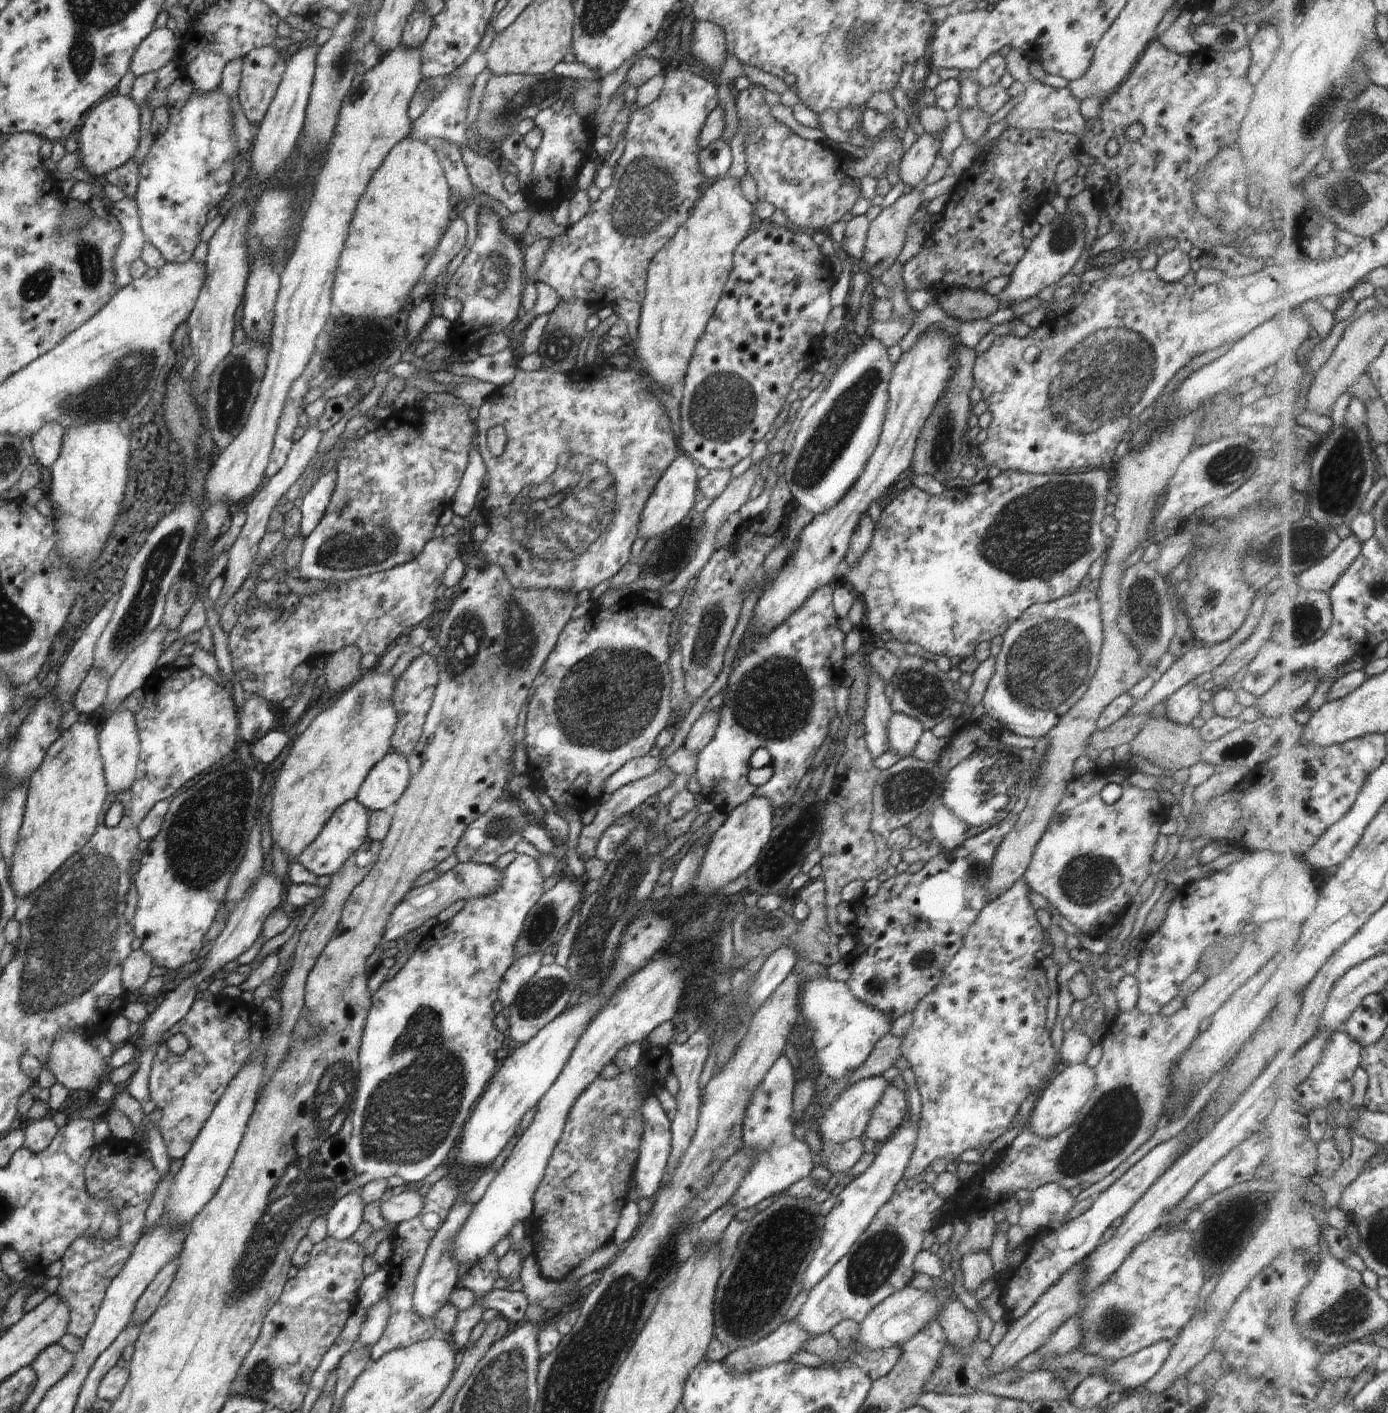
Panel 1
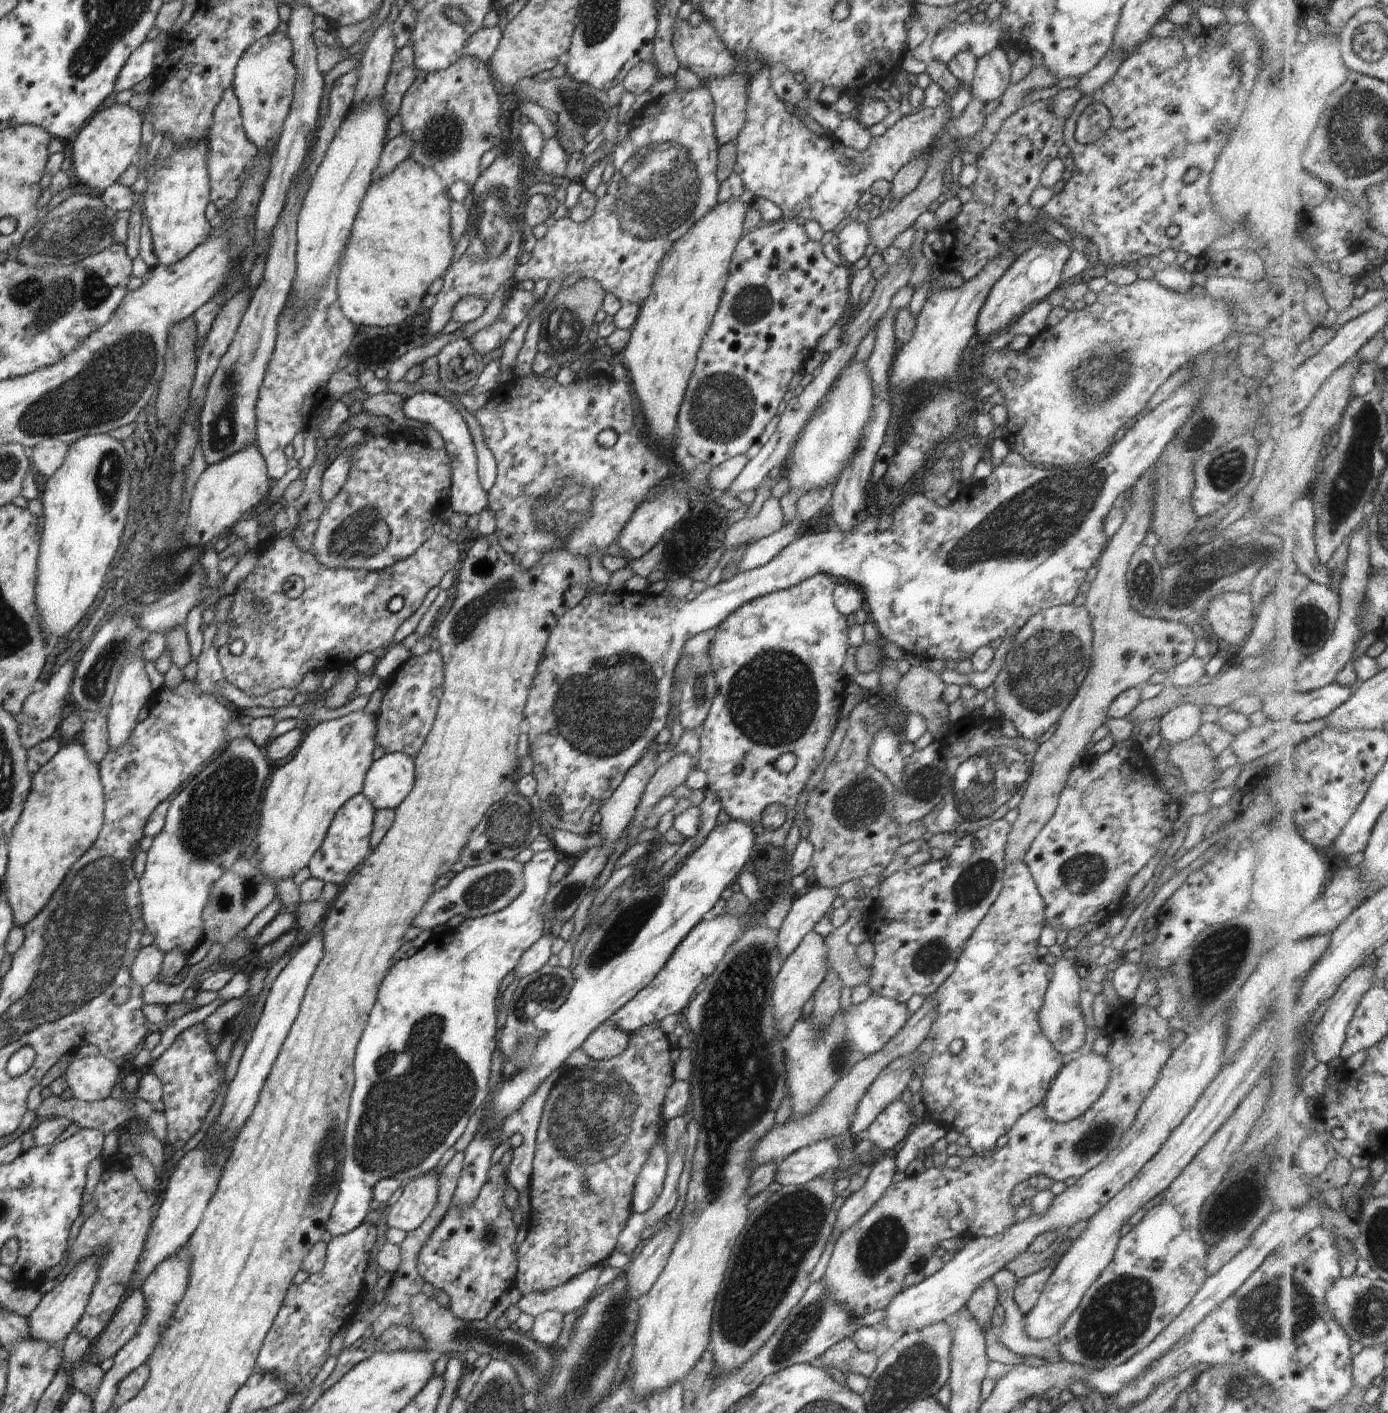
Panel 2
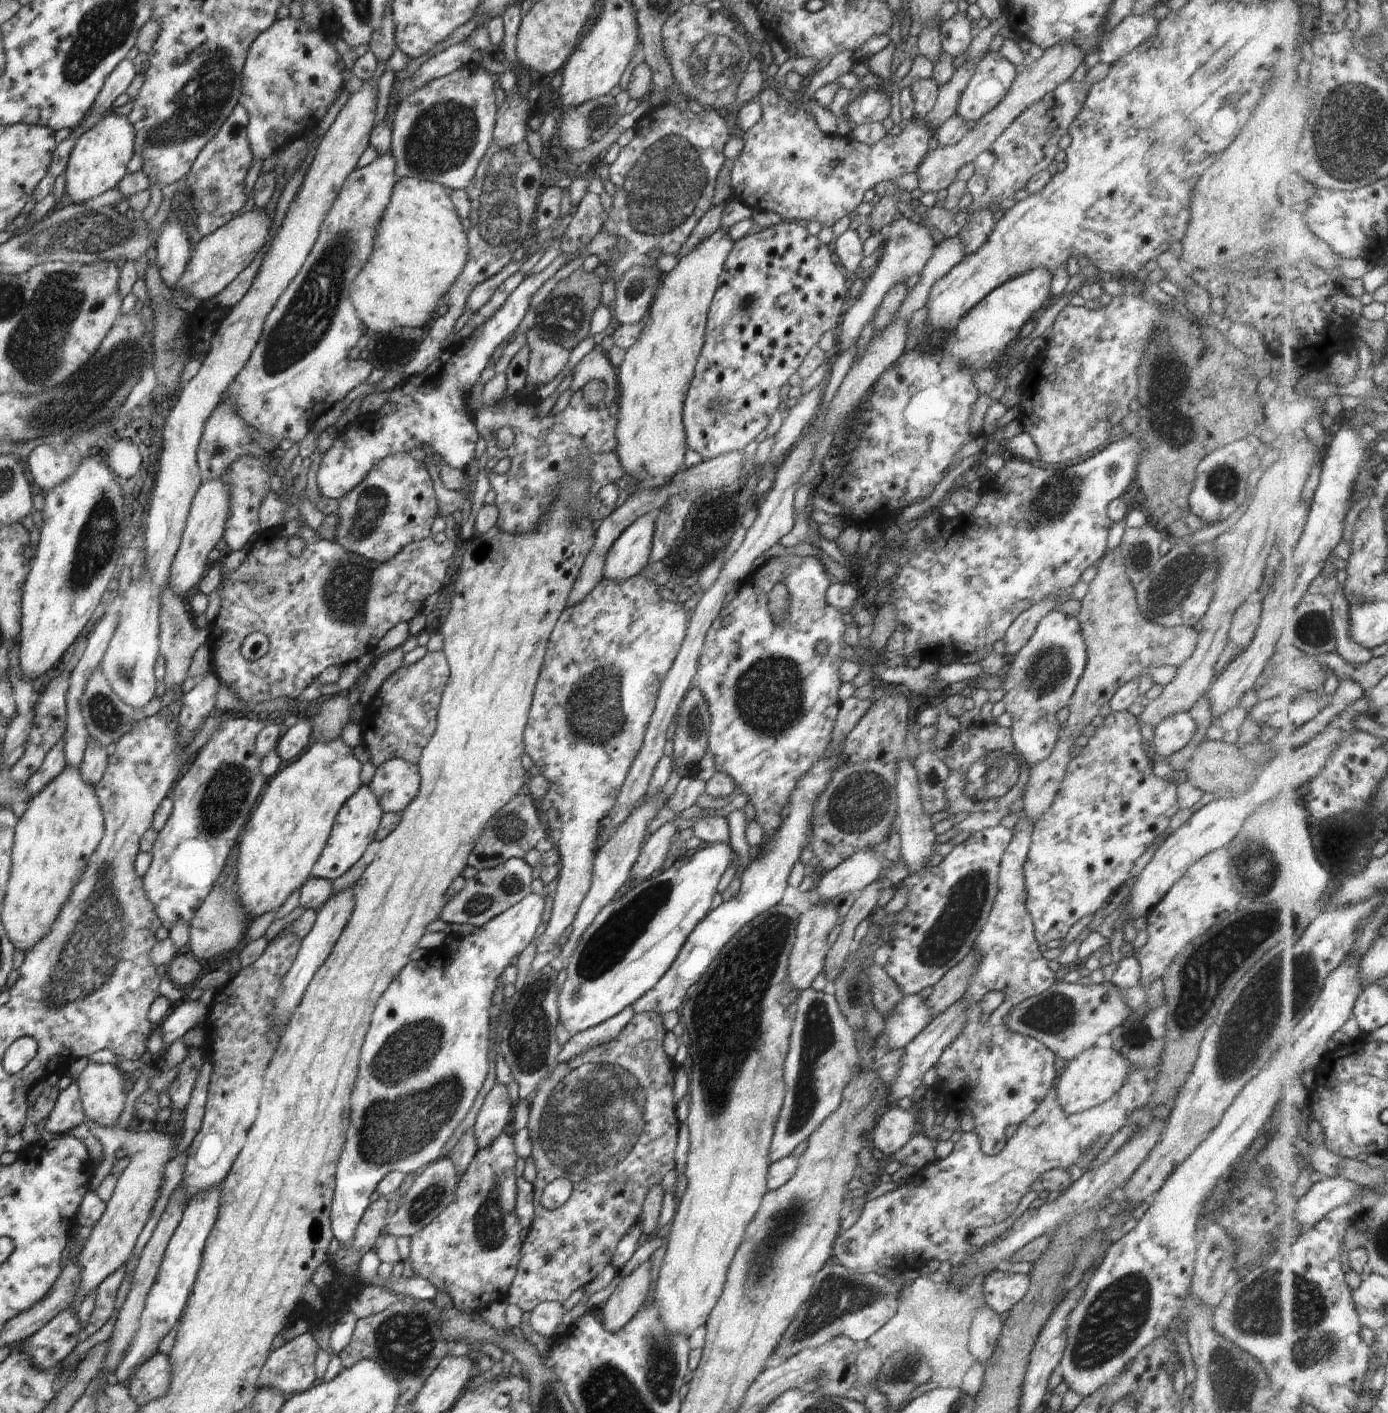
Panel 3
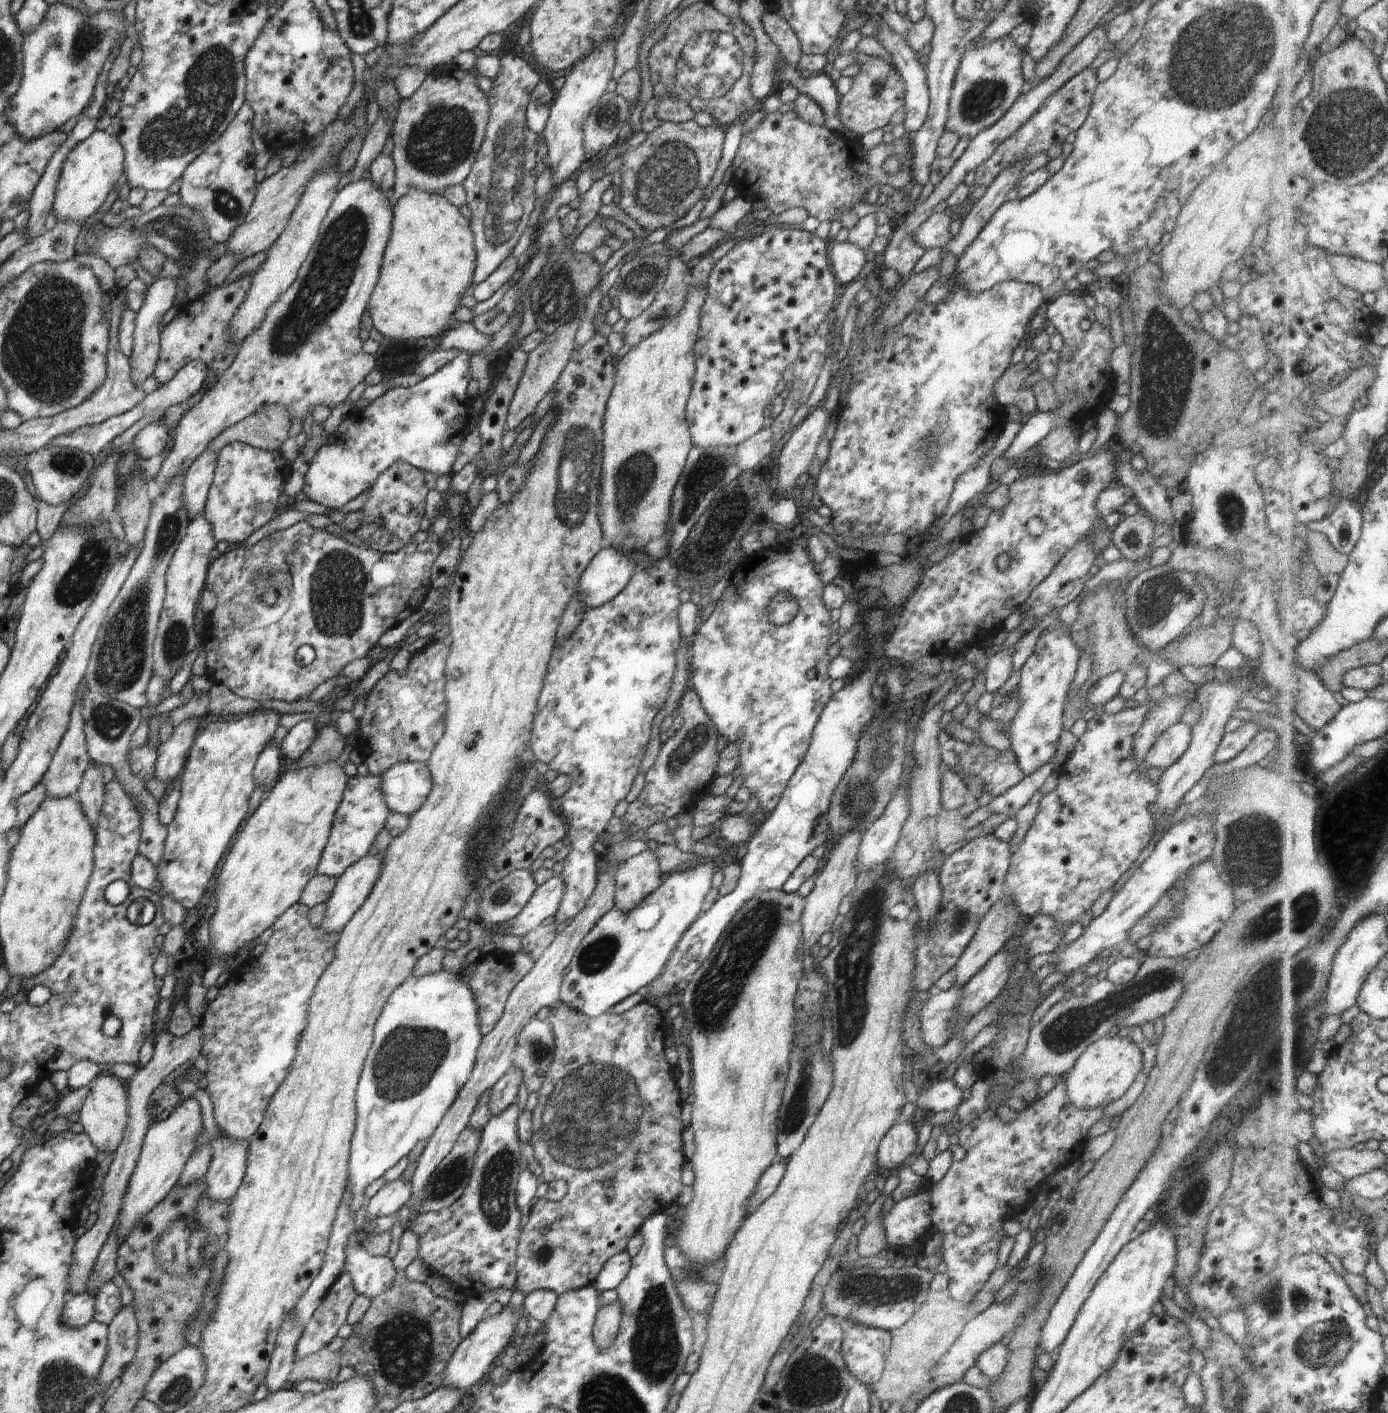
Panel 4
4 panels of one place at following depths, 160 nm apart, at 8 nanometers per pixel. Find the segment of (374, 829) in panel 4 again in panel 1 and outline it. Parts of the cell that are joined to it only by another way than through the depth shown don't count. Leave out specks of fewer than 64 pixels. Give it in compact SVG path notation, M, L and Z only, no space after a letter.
M356 799L349 800L339 806L328 819L316 840L312 842L300 856L297 862L302 864L314 876L330 876L340 870L344 862L355 854L358 848L369 838L369 810Z

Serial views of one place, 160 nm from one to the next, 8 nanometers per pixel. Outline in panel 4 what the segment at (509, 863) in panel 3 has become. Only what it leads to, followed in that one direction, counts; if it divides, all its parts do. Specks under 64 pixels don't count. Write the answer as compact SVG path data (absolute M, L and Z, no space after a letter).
M514 870L498 882L491 882L480 893L481 903L477 906L480 922L504 923L520 914L520 910L532 899L537 885L530 870Z

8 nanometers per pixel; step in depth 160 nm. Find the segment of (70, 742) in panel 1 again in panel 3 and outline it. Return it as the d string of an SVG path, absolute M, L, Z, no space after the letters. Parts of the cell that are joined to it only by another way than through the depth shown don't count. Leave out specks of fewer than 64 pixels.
M68 767L29 802L28 808L15 826L15 841L12 845L12 866L7 882L1 921L15 950L25 954L45 936L52 923L69 899L76 883L81 879L89 858L102 840L104 830L103 812L95 793L81 777L79 769Z

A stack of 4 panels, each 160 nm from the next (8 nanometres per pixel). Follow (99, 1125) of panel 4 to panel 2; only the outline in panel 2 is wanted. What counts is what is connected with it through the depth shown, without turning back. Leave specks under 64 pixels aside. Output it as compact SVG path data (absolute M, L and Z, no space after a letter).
M100 1054L75 1058L64 1076L74 1097L93 1103L110 1097L114 1085L119 1084L120 1069L114 1065L112 1057Z

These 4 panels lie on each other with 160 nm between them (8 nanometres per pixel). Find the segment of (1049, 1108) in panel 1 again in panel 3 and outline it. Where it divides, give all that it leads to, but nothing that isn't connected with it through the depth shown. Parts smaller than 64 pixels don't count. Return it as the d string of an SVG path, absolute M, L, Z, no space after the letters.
M1090 1047L1067 1062L1056 1079L1057 1097L1061 1109L1076 1114L1101 1105L1124 1084L1129 1073L1129 1063L1114 1048Z

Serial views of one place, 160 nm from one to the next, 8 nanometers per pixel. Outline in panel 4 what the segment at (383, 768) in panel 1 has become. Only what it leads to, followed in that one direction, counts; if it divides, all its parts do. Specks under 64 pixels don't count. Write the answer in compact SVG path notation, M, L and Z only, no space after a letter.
M407 761L406 763L399 763L388 770L384 770L379 775L382 782L382 791L384 794L384 804L388 806L388 810L391 813L399 813L410 817L422 804L426 796L430 794L432 790L432 778L426 763L416 763L413 761Z

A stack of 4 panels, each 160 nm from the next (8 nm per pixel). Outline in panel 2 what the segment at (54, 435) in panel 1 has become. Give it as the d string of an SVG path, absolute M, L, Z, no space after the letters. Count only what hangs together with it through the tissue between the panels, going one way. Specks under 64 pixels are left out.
M61 437L43 438L29 450L32 469L50 478L62 466L68 449L69 445Z

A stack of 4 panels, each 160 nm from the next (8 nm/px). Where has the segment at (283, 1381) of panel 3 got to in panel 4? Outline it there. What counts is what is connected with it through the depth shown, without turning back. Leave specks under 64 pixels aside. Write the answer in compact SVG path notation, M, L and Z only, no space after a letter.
M344 1272L318 1306L311 1320L306 1324L296 1344L296 1361L312 1354L318 1354L324 1346L330 1345L340 1327L346 1324L347 1315L357 1293L352 1278Z

